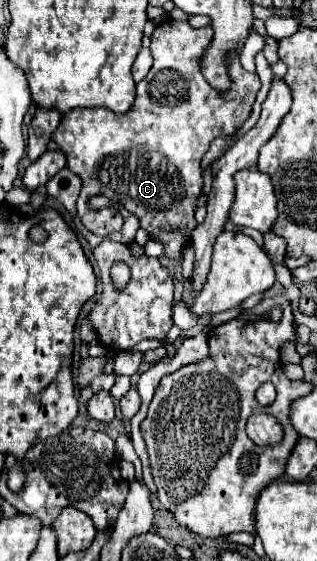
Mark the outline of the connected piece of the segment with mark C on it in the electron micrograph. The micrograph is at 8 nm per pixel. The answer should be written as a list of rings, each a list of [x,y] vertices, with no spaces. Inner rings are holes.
[[[166,19],[162,21],[154,33],[150,51],[154,57],[154,65],[150,73],[138,83],[136,103],[126,115],[116,115],[104,107],[92,109],[74,109],[66,113],[60,121],[60,127],[54,133],[54,141],[64,151],[68,169],[82,179],[82,191],[78,197],[78,217],[82,219],[84,227],[92,231],[90,211],[86,201],[92,195],[106,195],[112,201],[122,203],[130,213],[140,219],[140,227],[158,243],[164,245],[164,255],[172,261],[182,261],[182,251],[190,243],[192,229],[196,229],[196,201],[202,195],[202,169],[200,161],[204,153],[210,149],[210,143],[216,137],[234,135],[242,123],[248,119],[256,93],[260,89],[260,79],[256,73],[248,73],[238,59],[236,51],[228,53],[228,75],[232,79],[232,87],[228,91],[214,89],[200,71],[200,61],[210,41],[214,37],[212,27],[194,29],[186,21]],[[132,153],[160,153],[160,157],[132,157]]]

